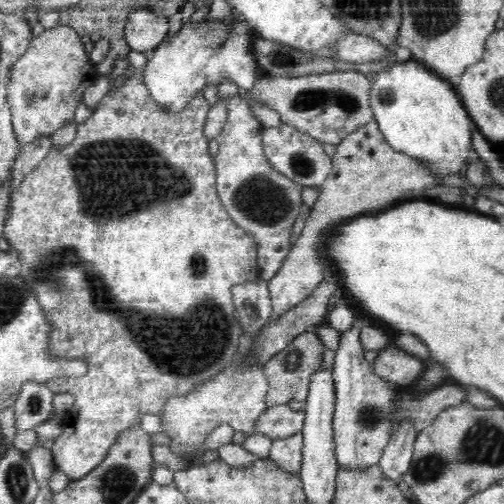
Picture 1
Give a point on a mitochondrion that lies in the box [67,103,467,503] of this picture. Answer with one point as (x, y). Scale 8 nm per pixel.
(146, 180)

